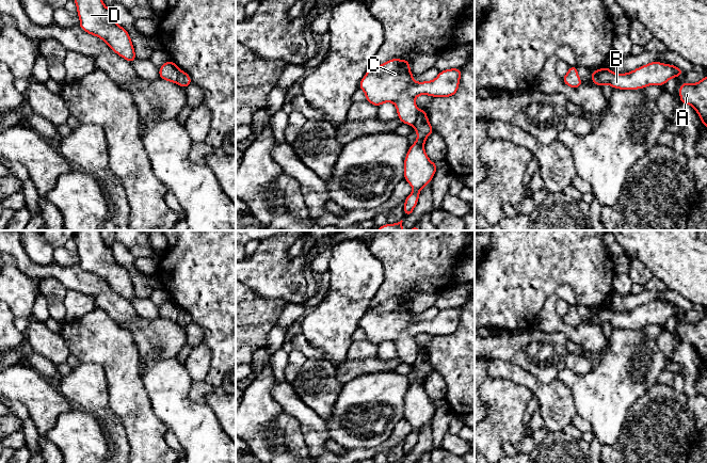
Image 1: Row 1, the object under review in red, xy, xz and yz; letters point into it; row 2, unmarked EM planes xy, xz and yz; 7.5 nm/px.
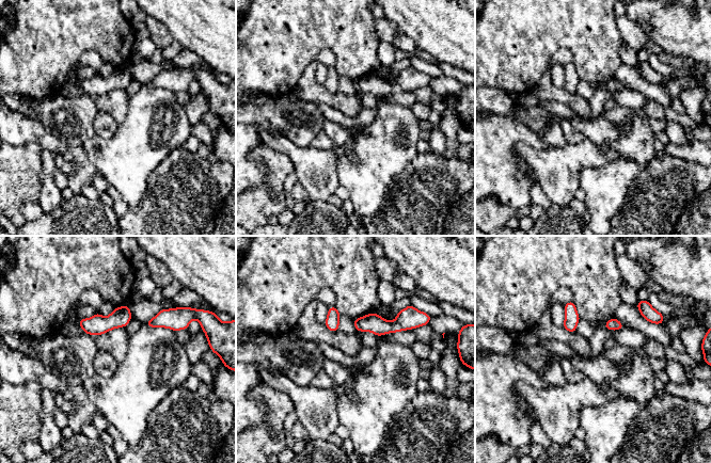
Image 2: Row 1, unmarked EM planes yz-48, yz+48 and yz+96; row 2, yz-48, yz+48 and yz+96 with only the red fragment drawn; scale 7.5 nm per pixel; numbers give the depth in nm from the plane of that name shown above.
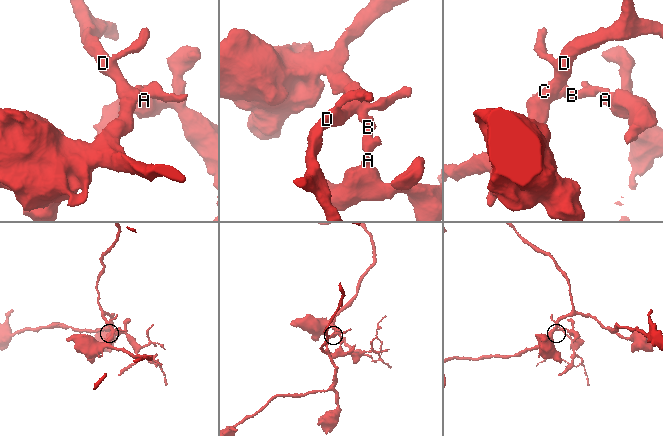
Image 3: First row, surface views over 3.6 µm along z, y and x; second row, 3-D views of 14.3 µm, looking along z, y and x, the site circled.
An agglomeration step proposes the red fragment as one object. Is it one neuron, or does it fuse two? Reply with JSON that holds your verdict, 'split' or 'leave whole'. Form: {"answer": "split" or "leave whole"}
{"answer": "split"}

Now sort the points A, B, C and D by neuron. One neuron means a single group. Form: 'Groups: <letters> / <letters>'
Groups: A B / C D

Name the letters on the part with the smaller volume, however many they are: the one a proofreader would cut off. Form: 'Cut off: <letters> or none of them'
Cut off: A, B

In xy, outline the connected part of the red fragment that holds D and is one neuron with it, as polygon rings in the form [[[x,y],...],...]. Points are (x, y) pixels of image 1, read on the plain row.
[[[76,230],[75,238],[79,266],[101,277],[116,293],[132,302],[136,296],[129,272],[120,266],[107,246],[99,230]]]

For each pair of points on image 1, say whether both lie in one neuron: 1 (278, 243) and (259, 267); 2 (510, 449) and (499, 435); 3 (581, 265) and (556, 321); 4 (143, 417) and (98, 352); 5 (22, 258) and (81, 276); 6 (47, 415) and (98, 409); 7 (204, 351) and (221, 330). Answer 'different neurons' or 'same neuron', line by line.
1: same neuron
2: different neurons
3: different neurons
4: same neuron
5: same neuron
6: different neurons
7: different neurons

